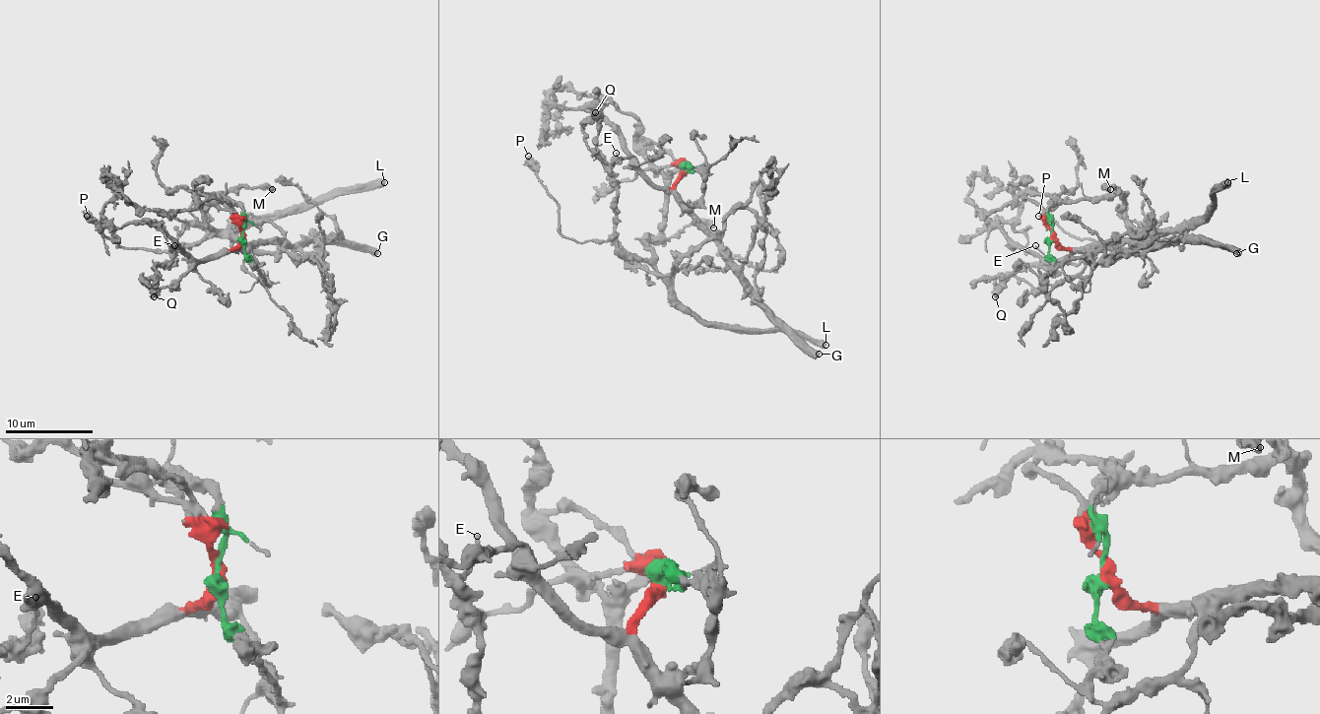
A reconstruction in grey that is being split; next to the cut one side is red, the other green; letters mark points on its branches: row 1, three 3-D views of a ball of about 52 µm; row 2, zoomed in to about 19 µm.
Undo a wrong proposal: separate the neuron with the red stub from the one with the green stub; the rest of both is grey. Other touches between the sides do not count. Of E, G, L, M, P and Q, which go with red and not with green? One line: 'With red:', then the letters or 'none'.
With red: G, Q

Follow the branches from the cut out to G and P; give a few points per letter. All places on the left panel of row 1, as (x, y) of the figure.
G: (242, 238), (233, 249), (275, 242), (357, 242), (378, 253)
P: (242, 238), (244, 214), (221, 194), (205, 212), (209, 229), (198, 240), (169, 249), (124, 249), (87, 217)

